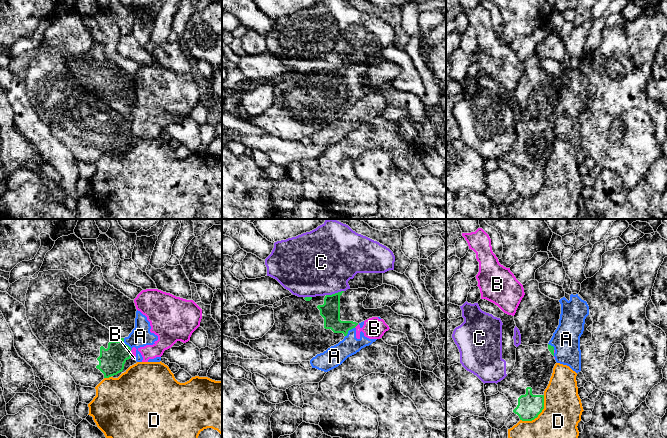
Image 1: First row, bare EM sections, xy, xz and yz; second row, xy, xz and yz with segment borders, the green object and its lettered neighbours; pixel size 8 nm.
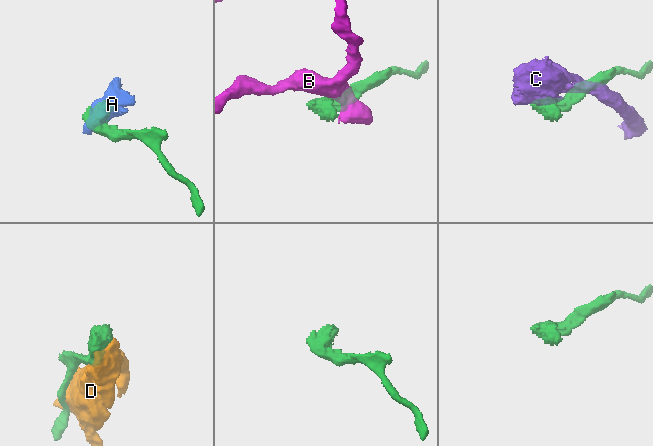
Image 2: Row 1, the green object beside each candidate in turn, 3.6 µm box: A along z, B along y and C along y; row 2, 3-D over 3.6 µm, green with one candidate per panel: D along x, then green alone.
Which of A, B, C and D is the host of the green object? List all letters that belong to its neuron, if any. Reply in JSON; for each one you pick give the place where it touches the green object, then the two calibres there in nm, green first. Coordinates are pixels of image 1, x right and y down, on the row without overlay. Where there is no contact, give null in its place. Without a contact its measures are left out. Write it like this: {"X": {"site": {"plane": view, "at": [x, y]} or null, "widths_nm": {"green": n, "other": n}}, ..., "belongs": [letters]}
{"belongs": []}

